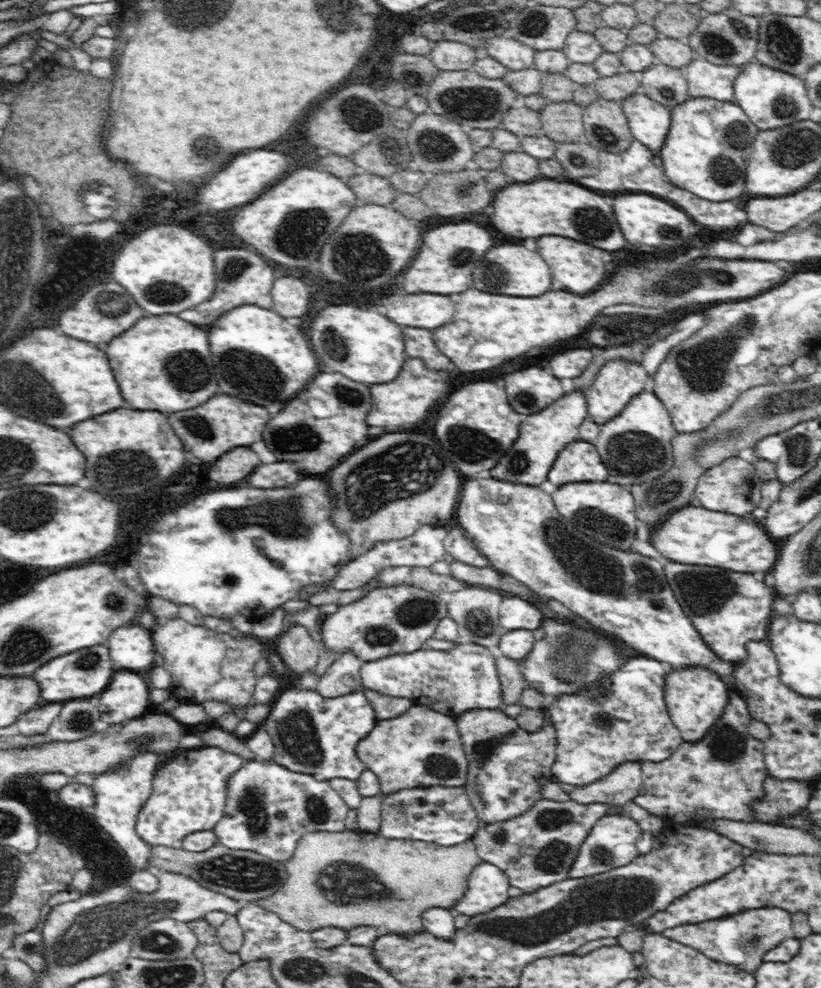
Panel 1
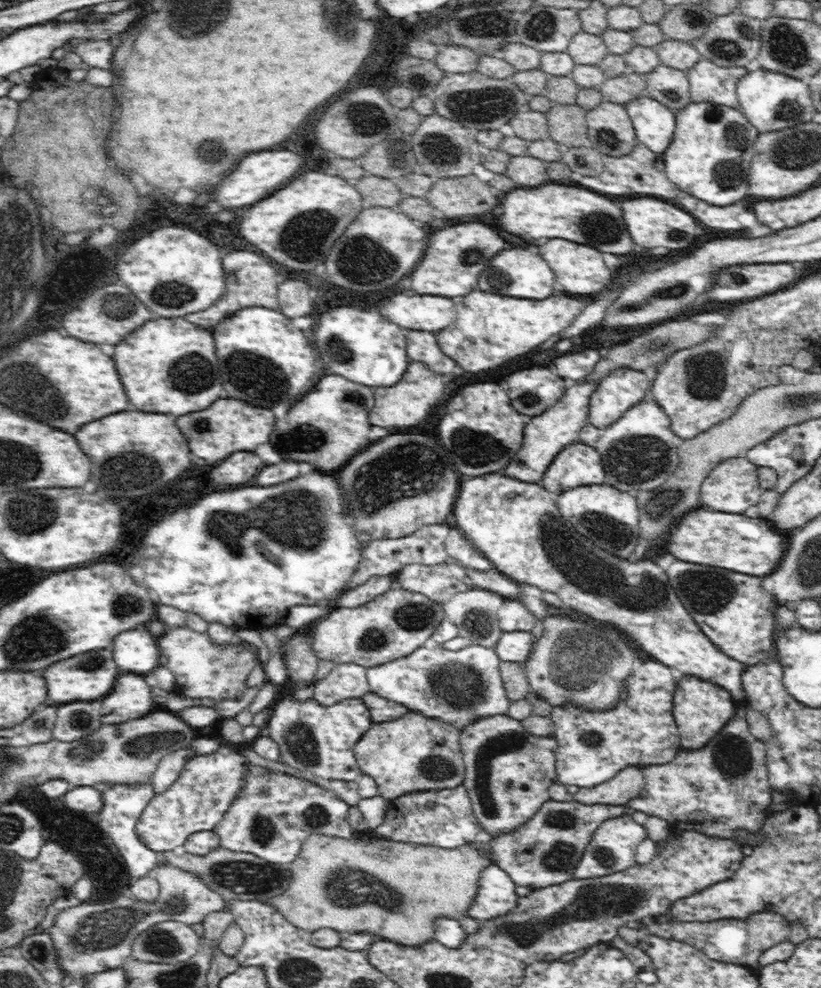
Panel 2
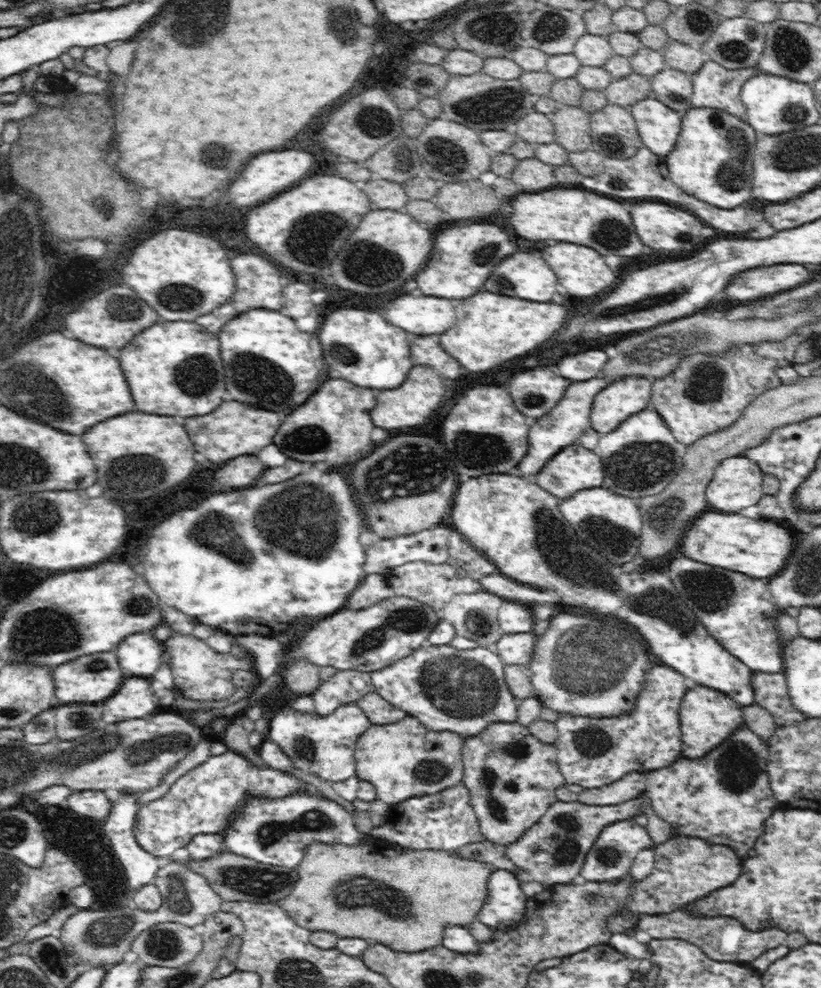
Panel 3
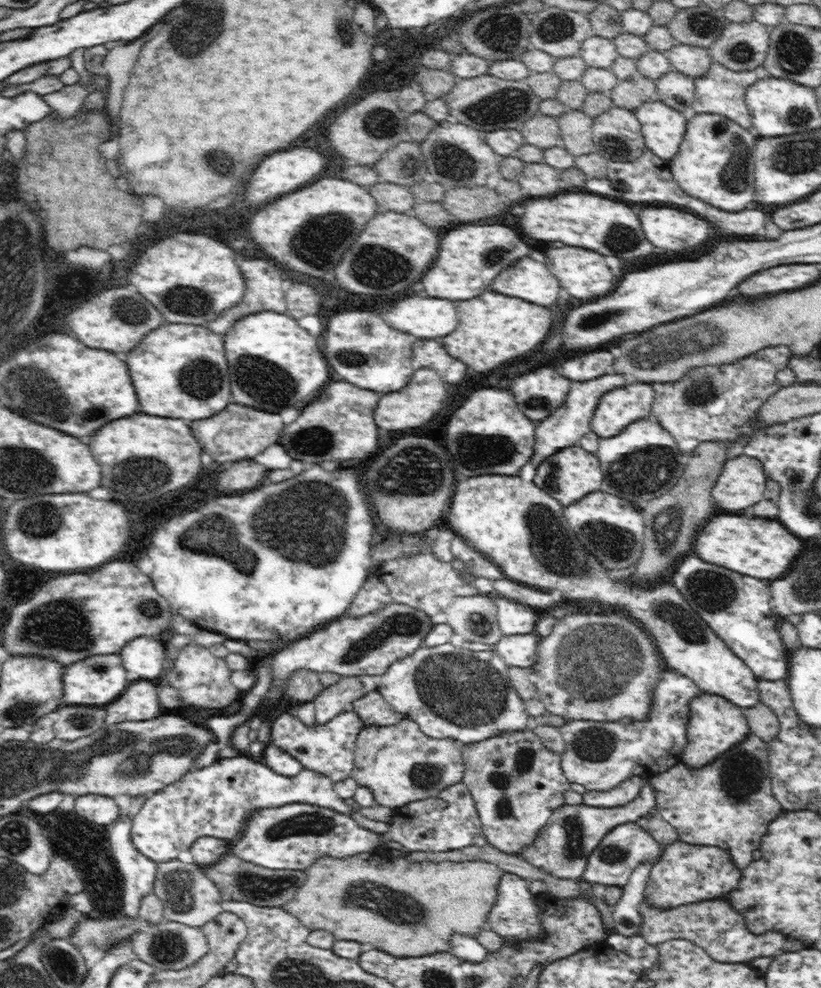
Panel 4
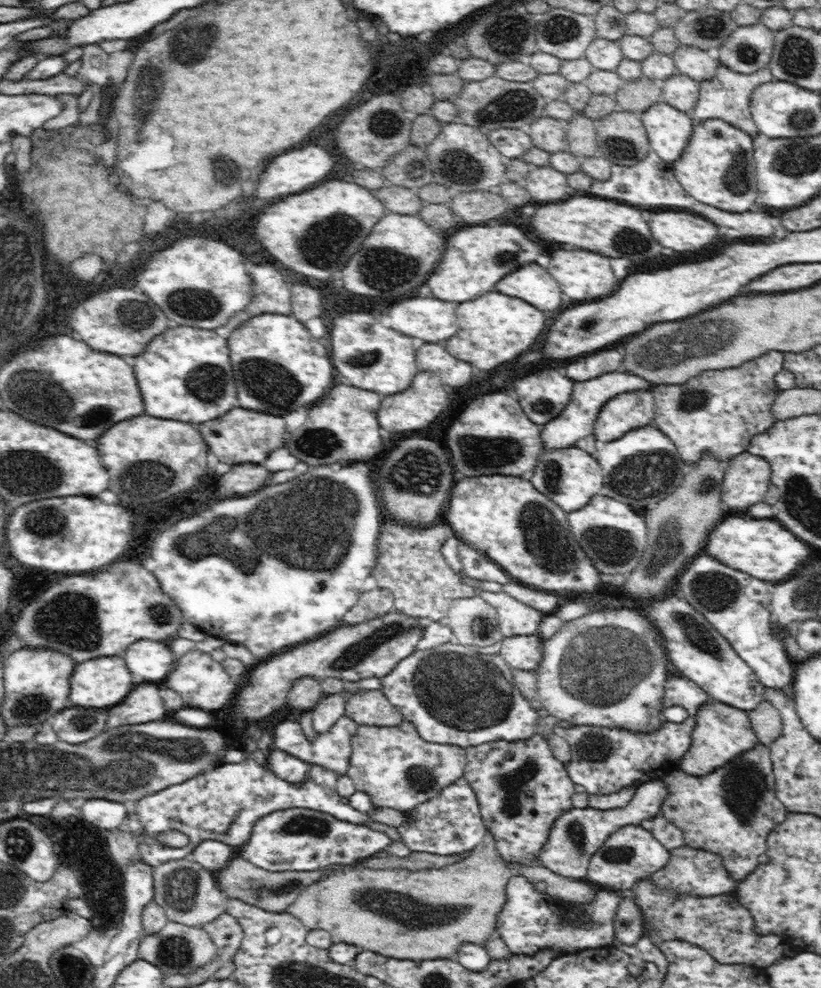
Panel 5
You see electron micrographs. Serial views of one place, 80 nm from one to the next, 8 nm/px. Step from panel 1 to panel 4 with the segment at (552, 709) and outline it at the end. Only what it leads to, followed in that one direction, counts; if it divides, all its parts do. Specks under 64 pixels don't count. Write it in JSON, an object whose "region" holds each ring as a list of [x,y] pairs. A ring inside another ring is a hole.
{"region":[[[664,669],[658,674],[646,718],[633,722],[570,720],[560,729],[566,742],[561,761],[563,774],[571,783],[574,782],[574,786],[582,786],[582,790],[602,791],[613,789],[630,777],[646,780],[678,765],[686,746],[689,702],[701,691],[687,676],[672,669]]]}

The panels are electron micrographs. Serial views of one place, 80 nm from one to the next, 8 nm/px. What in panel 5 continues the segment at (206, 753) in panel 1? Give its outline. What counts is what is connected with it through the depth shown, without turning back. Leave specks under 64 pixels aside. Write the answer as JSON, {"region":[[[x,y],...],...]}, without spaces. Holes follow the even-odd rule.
{"region":[[[247,756],[246,759],[239,763],[226,762],[224,765],[212,771],[207,771],[206,774],[198,777],[188,778],[184,782],[167,786],[164,790],[159,790],[135,802],[135,812],[141,824],[141,832],[139,834],[132,832],[132,835],[136,839],[136,847],[140,851],[141,858],[150,866],[156,867],[168,861],[183,859],[184,856],[193,852],[200,842],[206,840],[218,840],[236,849],[241,848],[248,842],[254,822],[257,822],[266,814],[274,813],[278,810],[298,808],[319,810],[319,812],[331,814],[331,816],[339,818],[339,820],[360,825],[370,819],[366,813],[360,812],[349,804],[340,801],[342,798],[335,787],[339,775],[325,770],[324,767],[311,766],[309,776],[305,782],[291,784],[291,782],[286,782],[280,777],[276,777],[274,772],[266,765],[262,765]],[[168,831],[176,831],[186,835],[188,842],[184,846],[178,846],[178,848],[159,842],[157,840],[159,834]]]}

